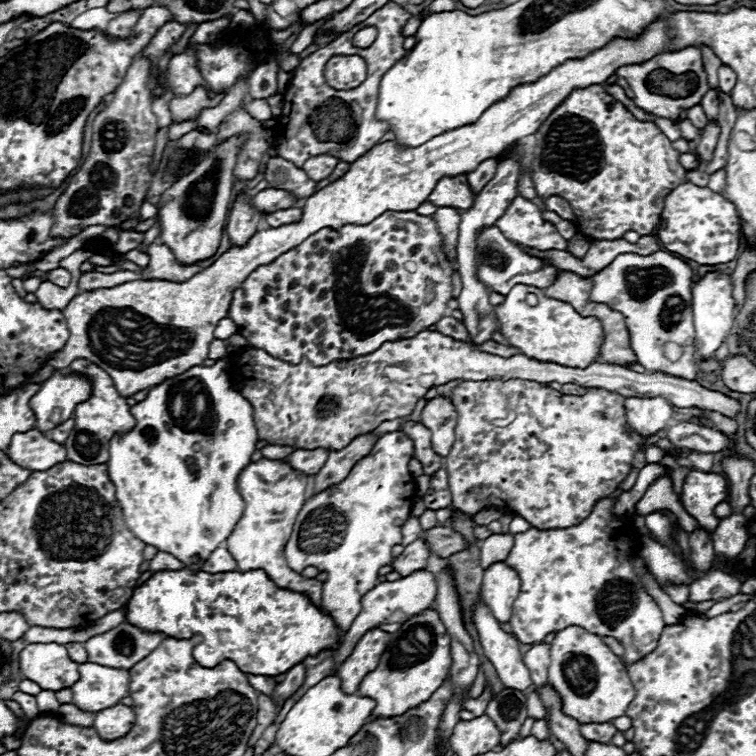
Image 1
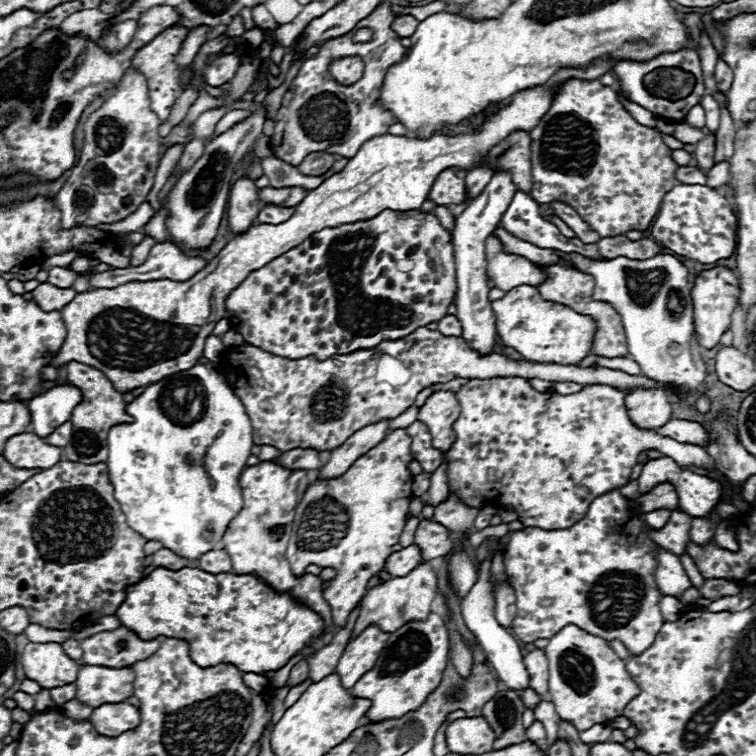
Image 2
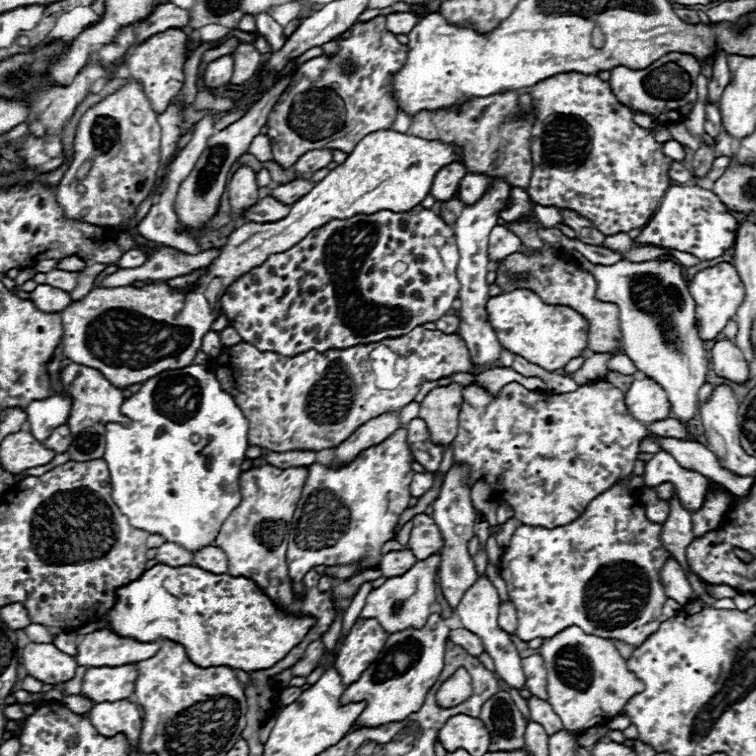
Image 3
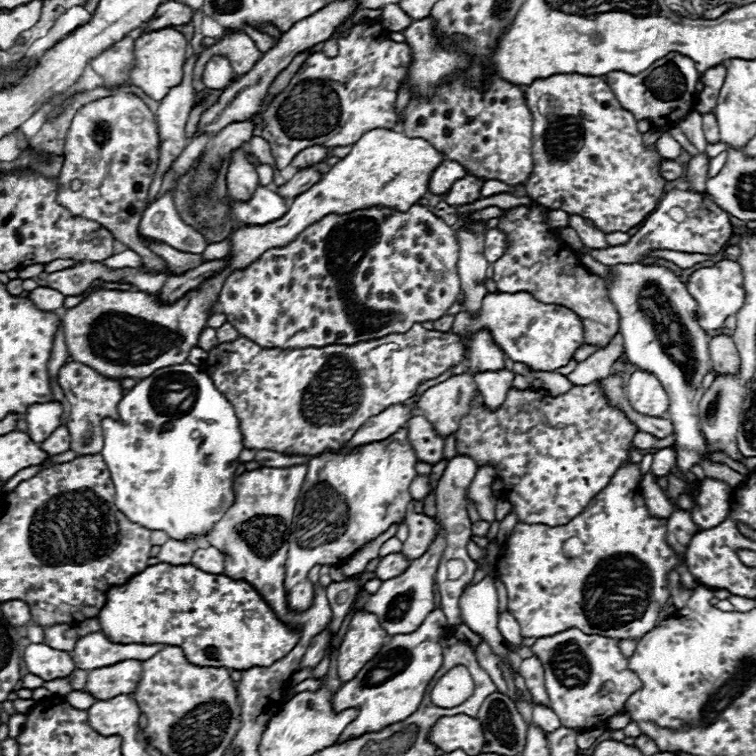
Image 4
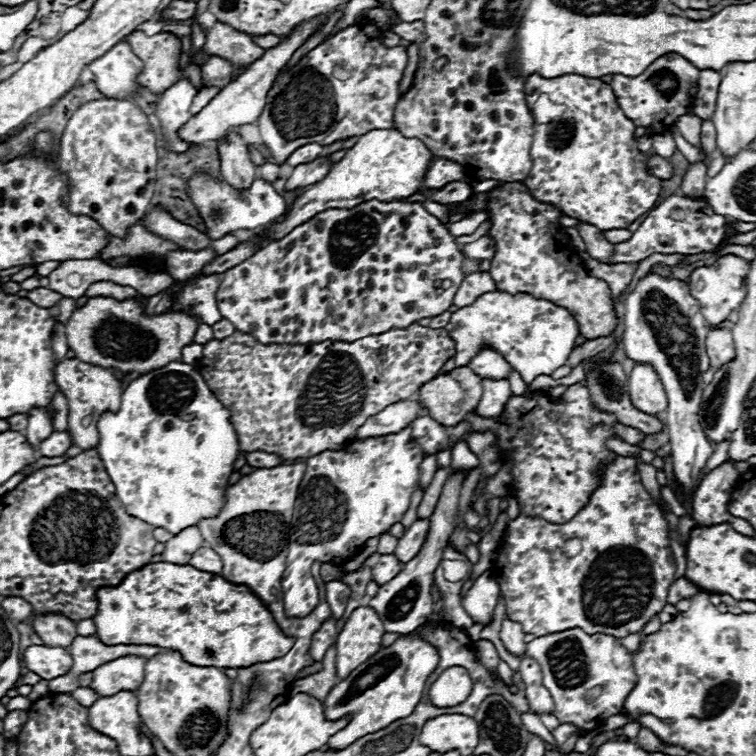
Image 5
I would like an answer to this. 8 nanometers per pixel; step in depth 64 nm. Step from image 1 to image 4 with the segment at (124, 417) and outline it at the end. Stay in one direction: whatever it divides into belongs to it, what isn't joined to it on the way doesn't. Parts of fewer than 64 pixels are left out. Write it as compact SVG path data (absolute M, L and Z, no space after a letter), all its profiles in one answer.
M68 362L60 368L58 372L58 384L66 394L68 400L68 418L66 426L72 432L72 444L70 450L76 452L76 456L88 456L88 454L100 454L104 446L104 436L102 436L102 418L112 418L118 420L118 404L122 400L122 386L116 380L100 376L96 370L90 366L84 366L80 362Z

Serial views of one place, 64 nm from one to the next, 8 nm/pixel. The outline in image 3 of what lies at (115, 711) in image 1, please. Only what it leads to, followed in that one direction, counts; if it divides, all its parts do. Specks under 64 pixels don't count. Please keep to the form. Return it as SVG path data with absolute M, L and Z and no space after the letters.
M130 700L94 704L92 712L88 712L88 718L102 736L126 734L130 744L138 742L140 728L142 728L142 716L138 712L138 706Z

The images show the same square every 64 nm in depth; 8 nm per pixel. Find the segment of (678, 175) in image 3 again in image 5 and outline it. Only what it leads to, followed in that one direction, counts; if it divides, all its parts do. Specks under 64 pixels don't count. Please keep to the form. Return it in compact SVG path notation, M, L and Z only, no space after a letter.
M652 154L652 156L650 156L648 168L652 168L652 174L658 176L658 178L662 178L662 180L674 176L674 166L672 166L666 158L660 158L658 154Z

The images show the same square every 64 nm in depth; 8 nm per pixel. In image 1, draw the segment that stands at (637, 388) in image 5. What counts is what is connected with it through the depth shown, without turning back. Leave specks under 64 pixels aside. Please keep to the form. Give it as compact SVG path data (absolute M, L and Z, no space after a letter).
M626 398L626 420L640 436L652 436L664 430L672 418L672 406L664 398Z

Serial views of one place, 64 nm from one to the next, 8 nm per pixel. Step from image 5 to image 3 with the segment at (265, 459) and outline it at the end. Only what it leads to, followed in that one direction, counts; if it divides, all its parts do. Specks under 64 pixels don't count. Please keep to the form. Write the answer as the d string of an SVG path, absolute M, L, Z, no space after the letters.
M290 450L290 452L268 452L266 462L276 468L298 468L316 462L316 452L312 450Z

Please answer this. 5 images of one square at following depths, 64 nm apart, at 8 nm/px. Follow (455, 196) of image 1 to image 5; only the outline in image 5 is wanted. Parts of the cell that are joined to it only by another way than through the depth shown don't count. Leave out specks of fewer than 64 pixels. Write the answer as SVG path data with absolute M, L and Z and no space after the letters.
M436 158L432 160L426 178L424 178L424 188L432 188L432 190L440 190L444 188L448 182L454 180L462 180L464 178L464 168L448 158Z

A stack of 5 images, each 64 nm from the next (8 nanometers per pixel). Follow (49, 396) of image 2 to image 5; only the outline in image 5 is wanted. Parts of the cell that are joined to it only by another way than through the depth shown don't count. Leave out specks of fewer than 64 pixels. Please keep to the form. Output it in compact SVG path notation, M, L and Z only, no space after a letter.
M32 408L28 412L26 436L30 444L40 444L44 436L52 434L52 412L48 408Z

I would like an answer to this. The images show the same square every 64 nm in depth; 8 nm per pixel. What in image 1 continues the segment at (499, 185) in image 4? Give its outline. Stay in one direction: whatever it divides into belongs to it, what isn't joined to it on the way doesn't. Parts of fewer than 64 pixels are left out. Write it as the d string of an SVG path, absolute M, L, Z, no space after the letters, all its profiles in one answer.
M516 196L506 212L496 220L496 226L508 236L508 240L518 242L520 246L536 250L566 250L568 242L556 232L556 228L540 216L540 208Z

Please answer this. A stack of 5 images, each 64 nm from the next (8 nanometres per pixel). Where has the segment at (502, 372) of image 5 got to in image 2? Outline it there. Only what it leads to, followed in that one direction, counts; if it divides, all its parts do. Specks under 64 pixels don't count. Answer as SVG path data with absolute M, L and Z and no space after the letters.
M498 170L484 192L476 198L472 198L466 206L466 210L456 218L456 228L452 232L454 242L454 258L456 258L456 280L458 280L458 292L456 292L456 308L458 308L458 320L462 324L462 338L468 342L468 346L480 354L492 354L492 348L496 346L496 318L488 300L488 284L486 284L486 252L484 252L484 240L488 232L494 232L500 224L502 214L512 202L512 196L516 194L516 184L512 182L512 174L508 170Z

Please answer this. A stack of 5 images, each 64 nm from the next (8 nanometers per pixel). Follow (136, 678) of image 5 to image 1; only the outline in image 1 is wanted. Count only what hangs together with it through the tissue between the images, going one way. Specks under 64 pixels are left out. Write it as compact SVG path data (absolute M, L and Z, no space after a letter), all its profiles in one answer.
M84 662L80 664L80 680L72 686L72 704L96 714L128 696L128 680L128 670Z

